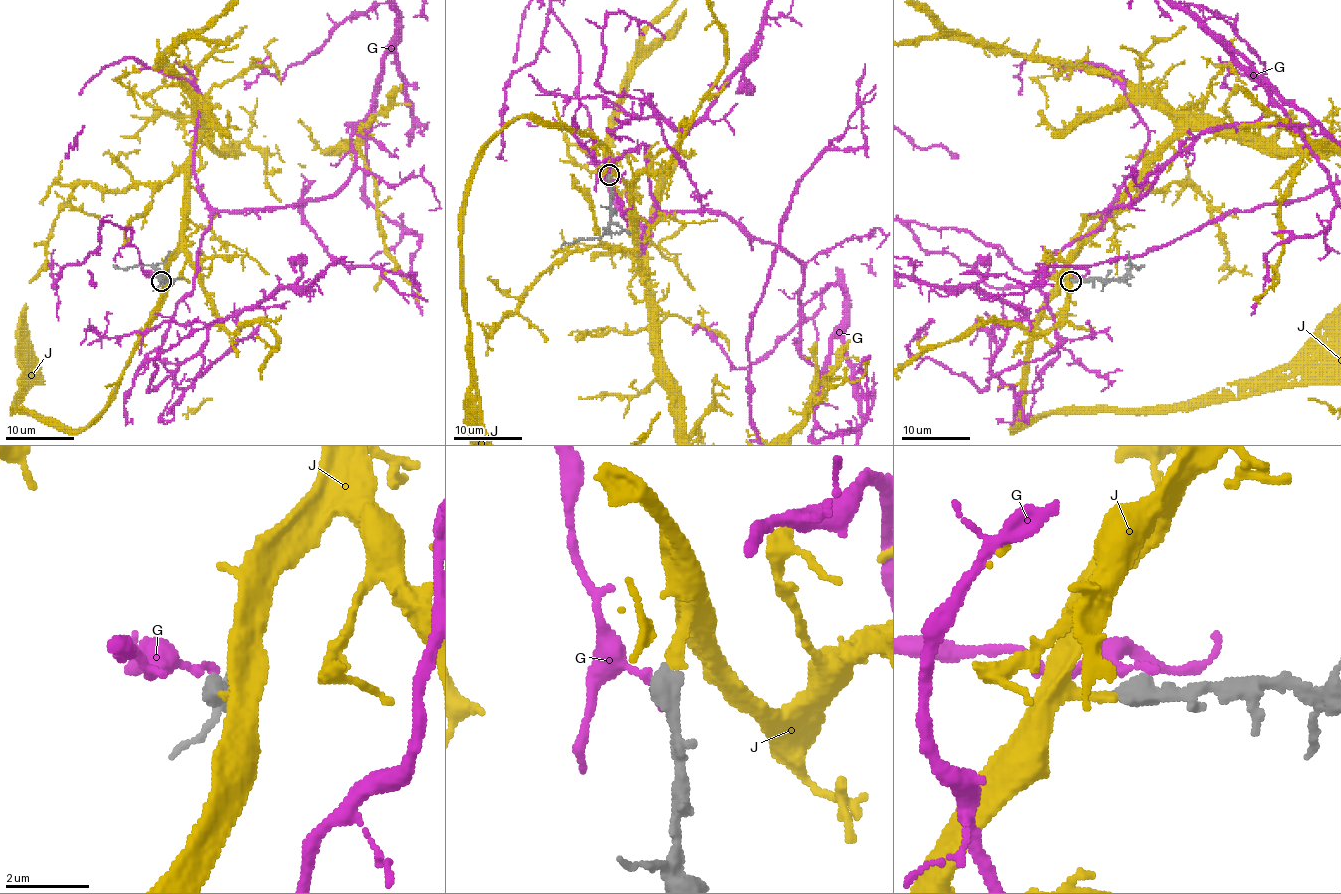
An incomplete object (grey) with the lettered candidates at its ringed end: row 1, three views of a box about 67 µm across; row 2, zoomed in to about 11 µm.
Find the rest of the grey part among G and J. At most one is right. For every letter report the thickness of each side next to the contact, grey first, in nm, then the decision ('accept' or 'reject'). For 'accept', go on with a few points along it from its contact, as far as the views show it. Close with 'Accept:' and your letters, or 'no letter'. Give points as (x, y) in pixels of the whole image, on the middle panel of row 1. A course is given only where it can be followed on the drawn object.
G: 550 nm thick on the grey side, 240 nm on the other; reject
J: 500 nm thick on the grey side, 280 nm on the other; accept; it runs (609, 174), (611, 153), (597, 139), (532, 117), (515, 117), (473, 174), (461, 281)
Accept: J

